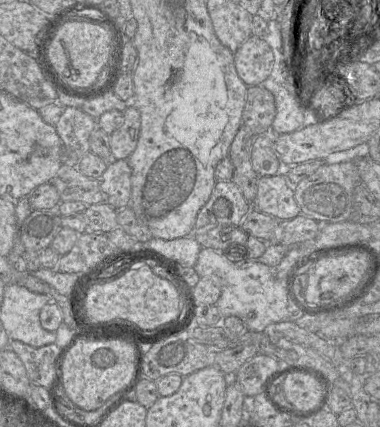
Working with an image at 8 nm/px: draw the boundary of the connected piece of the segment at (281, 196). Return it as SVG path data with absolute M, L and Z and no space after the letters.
M281 173L258 178L252 207L278 220L290 220L301 214L293 186Z

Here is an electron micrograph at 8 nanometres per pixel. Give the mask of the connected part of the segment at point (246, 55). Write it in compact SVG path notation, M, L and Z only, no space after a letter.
M251 35L233 54L236 71L247 87L270 77L273 53L264 39Z

